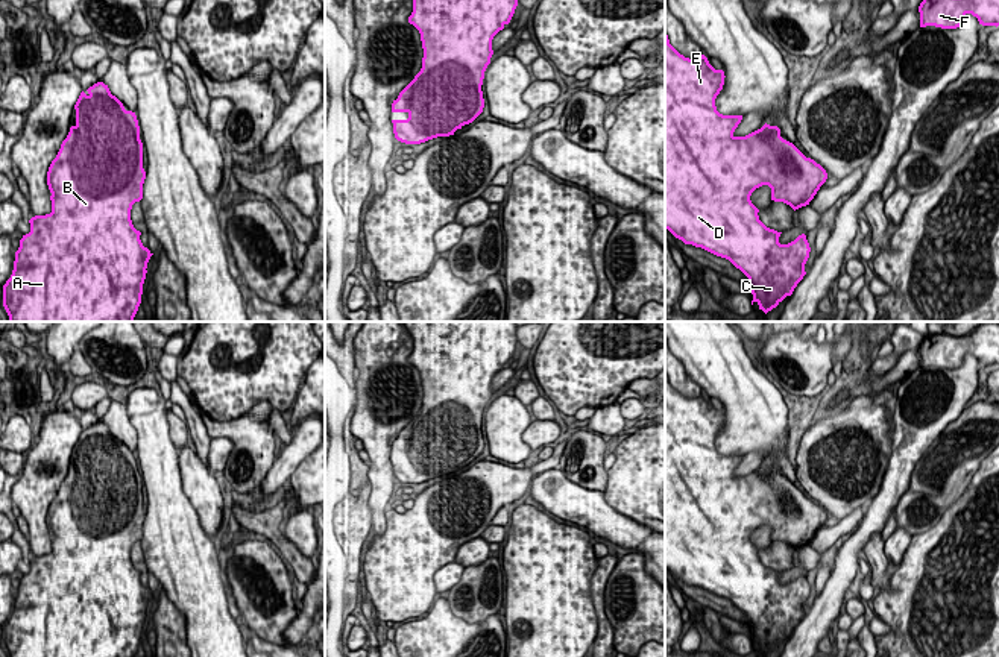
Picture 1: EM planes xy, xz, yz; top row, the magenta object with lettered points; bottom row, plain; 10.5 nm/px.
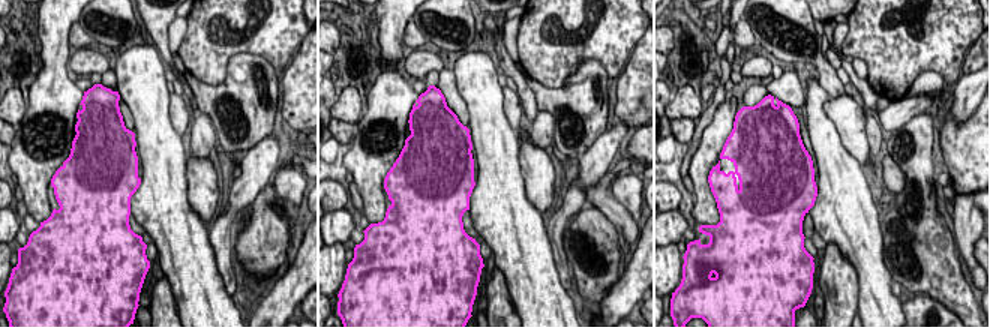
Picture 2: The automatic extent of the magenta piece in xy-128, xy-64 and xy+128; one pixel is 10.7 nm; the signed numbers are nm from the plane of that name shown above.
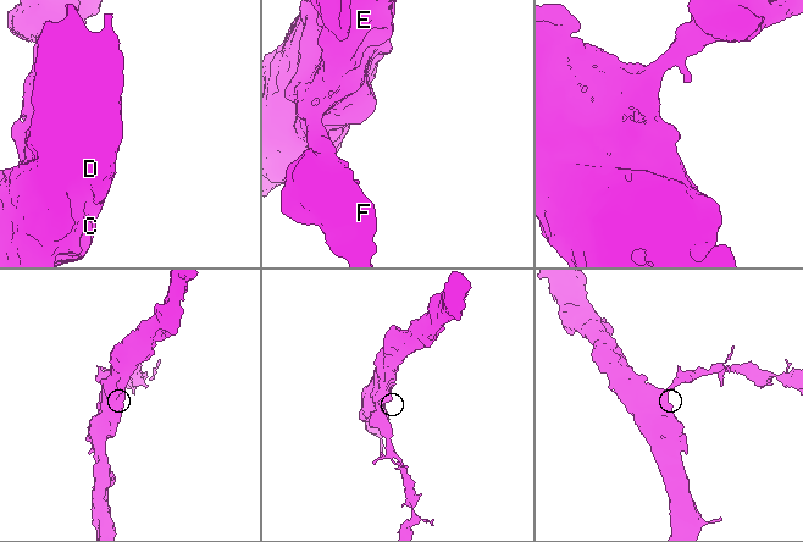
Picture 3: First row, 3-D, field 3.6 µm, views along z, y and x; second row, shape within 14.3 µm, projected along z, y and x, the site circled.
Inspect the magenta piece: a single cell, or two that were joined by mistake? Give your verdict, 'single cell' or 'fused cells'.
single cell

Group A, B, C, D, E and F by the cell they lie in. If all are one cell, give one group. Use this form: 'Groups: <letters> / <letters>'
Groups: A B C D E F

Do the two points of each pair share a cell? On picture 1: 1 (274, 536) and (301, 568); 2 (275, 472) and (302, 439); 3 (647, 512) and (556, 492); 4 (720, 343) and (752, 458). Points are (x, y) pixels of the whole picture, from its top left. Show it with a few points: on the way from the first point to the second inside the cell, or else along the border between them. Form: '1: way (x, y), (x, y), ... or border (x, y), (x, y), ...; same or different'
1: way (281, 542), (298, 560); same
2: way (283, 465), (301, 446); same
3: border (603, 492), (603, 498), (611, 506), (638, 522); different
4: border (743, 457), (749, 452), (761, 452), (765, 462); different

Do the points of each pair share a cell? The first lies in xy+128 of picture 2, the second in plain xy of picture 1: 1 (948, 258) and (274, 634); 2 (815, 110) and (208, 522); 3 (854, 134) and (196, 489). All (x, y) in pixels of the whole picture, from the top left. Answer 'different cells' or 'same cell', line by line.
1: same cell
2: different cells
3: same cell

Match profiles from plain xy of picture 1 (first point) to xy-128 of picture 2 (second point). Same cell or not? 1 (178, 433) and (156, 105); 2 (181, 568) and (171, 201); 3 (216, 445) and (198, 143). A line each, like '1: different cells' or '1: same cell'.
1: different cells
2: same cell
3: same cell

